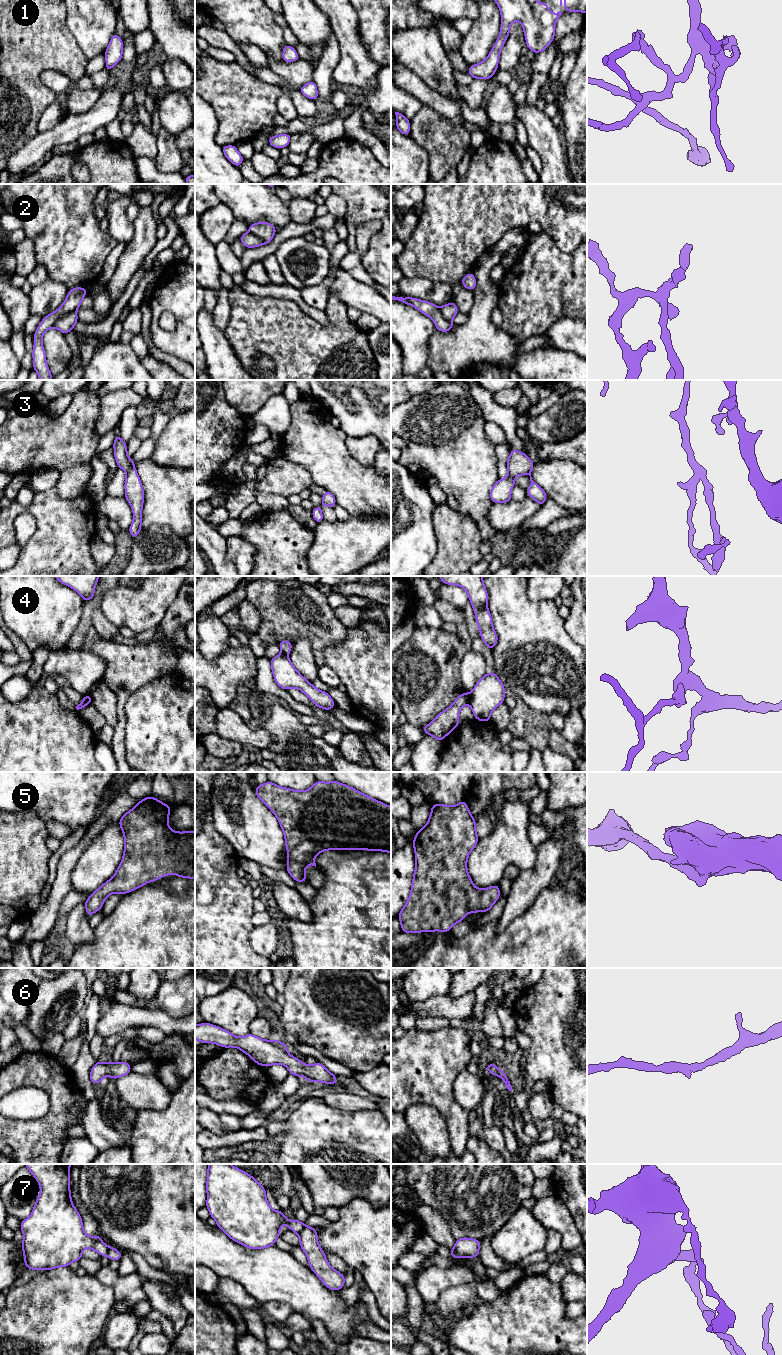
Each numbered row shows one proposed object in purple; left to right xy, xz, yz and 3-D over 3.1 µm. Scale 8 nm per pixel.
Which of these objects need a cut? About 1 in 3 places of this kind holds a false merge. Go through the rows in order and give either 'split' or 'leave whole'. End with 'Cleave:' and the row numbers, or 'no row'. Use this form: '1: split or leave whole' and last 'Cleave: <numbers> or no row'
1: leave whole
2: split
3: leave whole
4: split
5: leave whole
6: leave whole
7: split
Cleave: 2, 4, 7

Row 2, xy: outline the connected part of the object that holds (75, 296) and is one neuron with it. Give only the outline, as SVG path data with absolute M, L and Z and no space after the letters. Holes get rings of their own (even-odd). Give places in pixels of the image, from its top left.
M77 287L68 290L67 298L64 303L55 311L45 316L39 324L34 335L34 347L32 351L33 369L38 373L39 380L52 380L48 365L46 362L45 350L42 344L43 334L54 327L55 322L63 315L76 311L81 307L81 302L88 292L88 289Z

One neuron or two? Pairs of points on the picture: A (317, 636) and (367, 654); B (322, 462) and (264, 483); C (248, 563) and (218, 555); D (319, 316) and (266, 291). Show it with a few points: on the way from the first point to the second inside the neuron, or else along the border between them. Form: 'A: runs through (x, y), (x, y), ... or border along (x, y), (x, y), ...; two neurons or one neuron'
A: border along (347, 628), (345, 638), (324, 651), (325, 664); two neurons
B: border along (284, 457), (300, 463), (310, 473), (314, 483); two neurons
C: border along (225, 538), (225, 556), (235, 565); two neurons
D: runs through (306, 308), (291, 293), (279, 291); one neuron

